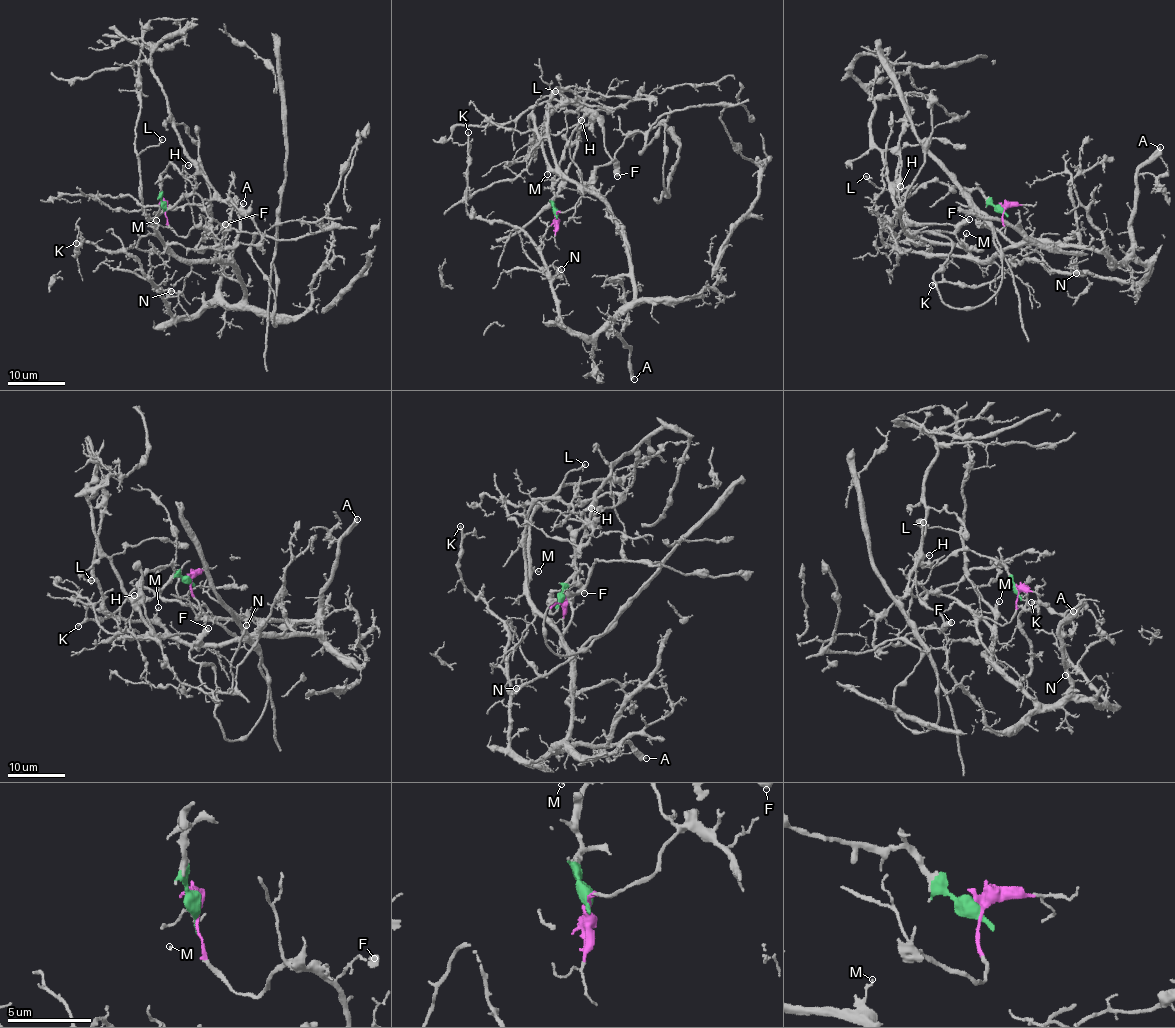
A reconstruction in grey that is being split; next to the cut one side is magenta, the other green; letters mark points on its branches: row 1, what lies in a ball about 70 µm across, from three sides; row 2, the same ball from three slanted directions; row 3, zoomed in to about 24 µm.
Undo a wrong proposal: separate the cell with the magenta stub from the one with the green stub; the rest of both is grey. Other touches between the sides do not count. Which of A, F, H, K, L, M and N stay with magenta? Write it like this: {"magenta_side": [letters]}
{"magenta_side": ["A", "K", "L", "M", "N"]}

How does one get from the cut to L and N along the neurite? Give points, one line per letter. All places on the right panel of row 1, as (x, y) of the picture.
L: (1002, 208), (1005, 232), (982, 226), (1013, 245), (982, 263), (920, 239), (901, 201), (865, 175)
N: (1002, 208), (1005, 232), (982, 226), (988, 224), (1013, 246), (1080, 246), (1145, 268), (1135, 282), (1075, 272)

